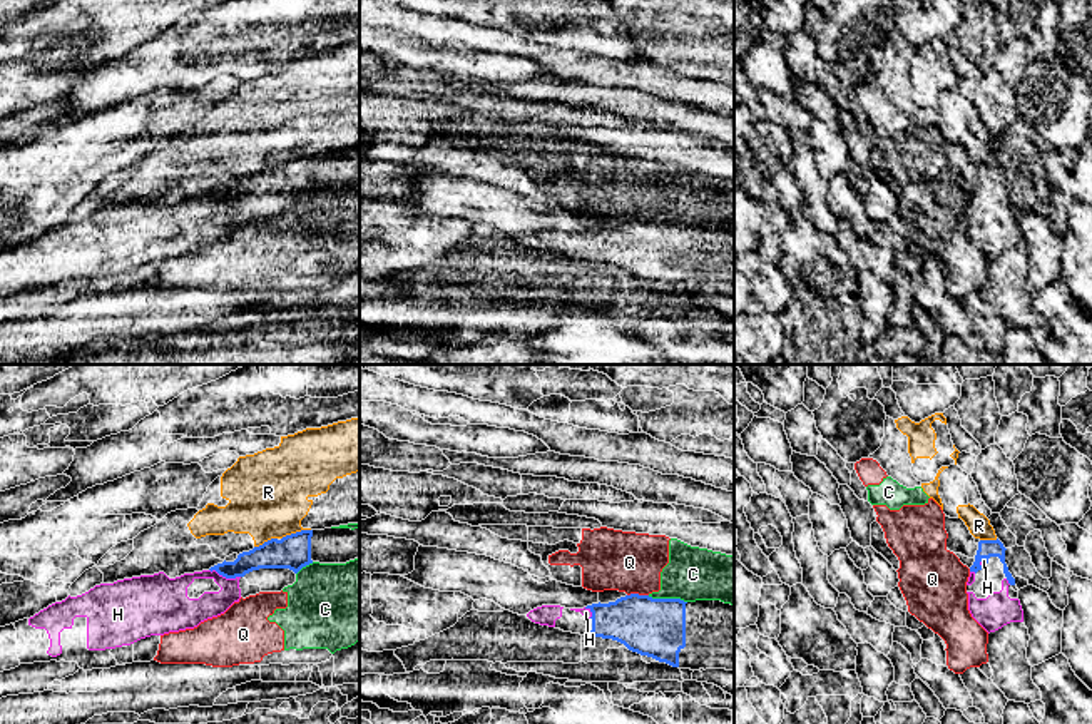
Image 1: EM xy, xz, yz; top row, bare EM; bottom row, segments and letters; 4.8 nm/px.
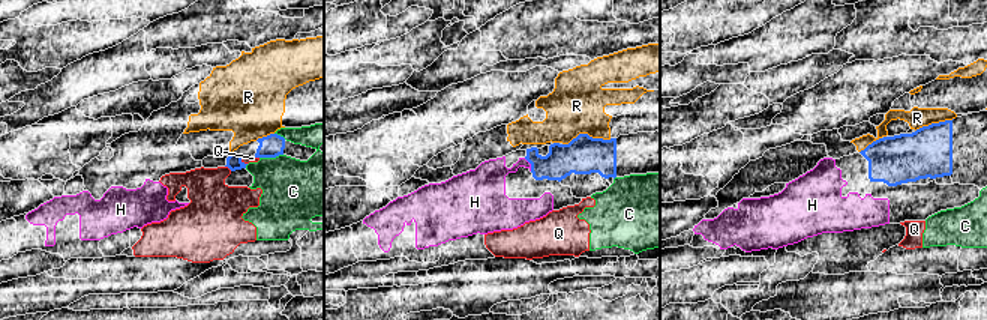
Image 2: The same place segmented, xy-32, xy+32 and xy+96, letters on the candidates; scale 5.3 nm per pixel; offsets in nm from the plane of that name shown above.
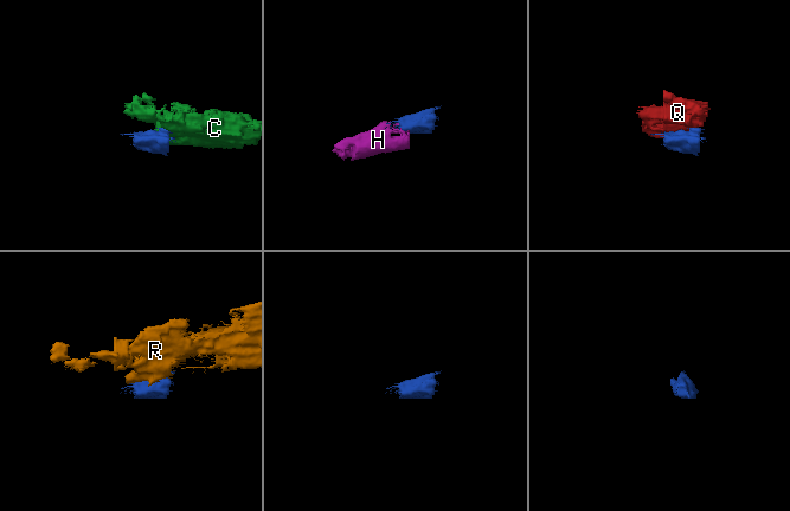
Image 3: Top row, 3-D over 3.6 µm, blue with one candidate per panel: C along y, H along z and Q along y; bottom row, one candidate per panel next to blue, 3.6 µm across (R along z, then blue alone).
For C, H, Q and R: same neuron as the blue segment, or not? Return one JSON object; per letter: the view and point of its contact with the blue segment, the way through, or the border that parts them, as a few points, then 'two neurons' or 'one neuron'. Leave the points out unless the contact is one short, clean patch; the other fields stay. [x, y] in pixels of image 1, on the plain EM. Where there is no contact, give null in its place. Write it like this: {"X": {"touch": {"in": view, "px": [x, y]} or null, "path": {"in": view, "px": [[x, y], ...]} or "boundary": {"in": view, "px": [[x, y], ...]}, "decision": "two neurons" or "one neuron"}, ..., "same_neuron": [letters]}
{"C": {"touch": {"in": "xz", "px": [668, 224]}, "boundary": {"in": "xz", "px": [[648, 221], [679, 223], [686, 228]]}, "decision": "two neurons"}, "H": {"touch": {"in": "xy", "px": [224, 201]}, "decision": "one neuron"}, "Q": {"touch": {"in": "xz", "px": [637, 219]}, "boundary": {"in": "xz", "px": [[648, 219], [627, 221]]}, "decision": "two neurons"}, "R": {"touch": {"in": "xy", "px": [296, 158]}, "decision": "two neurons"}, "same_neuron": ["H"]}

